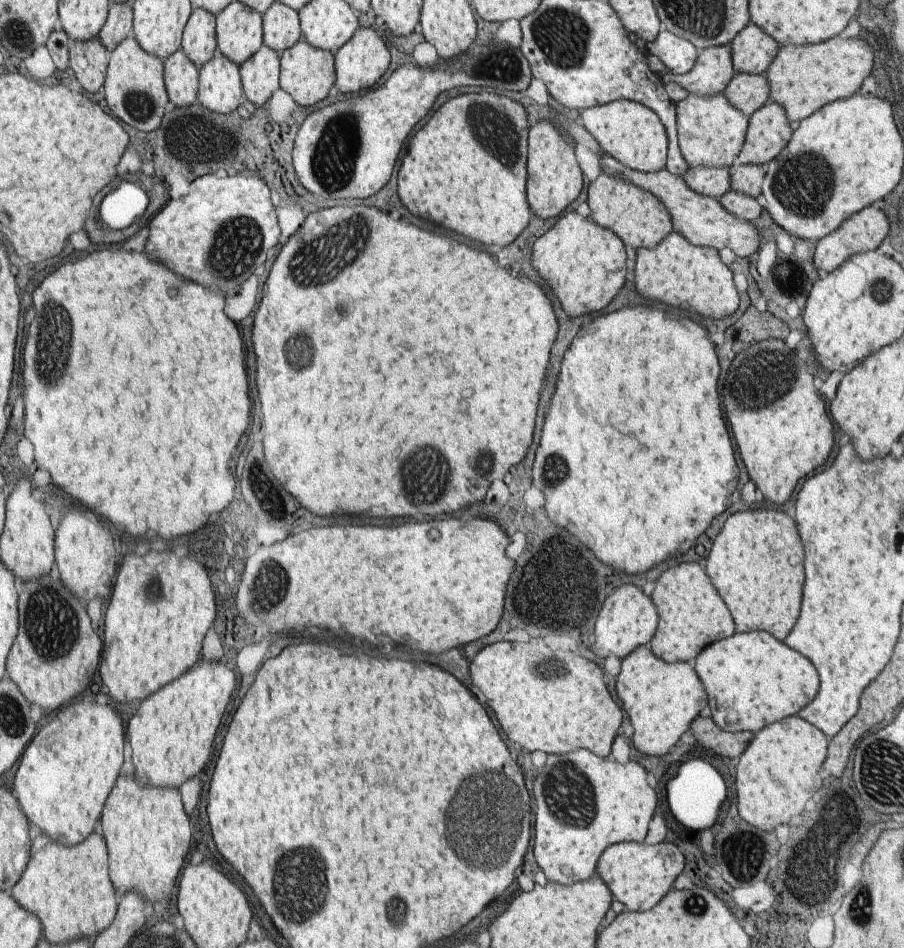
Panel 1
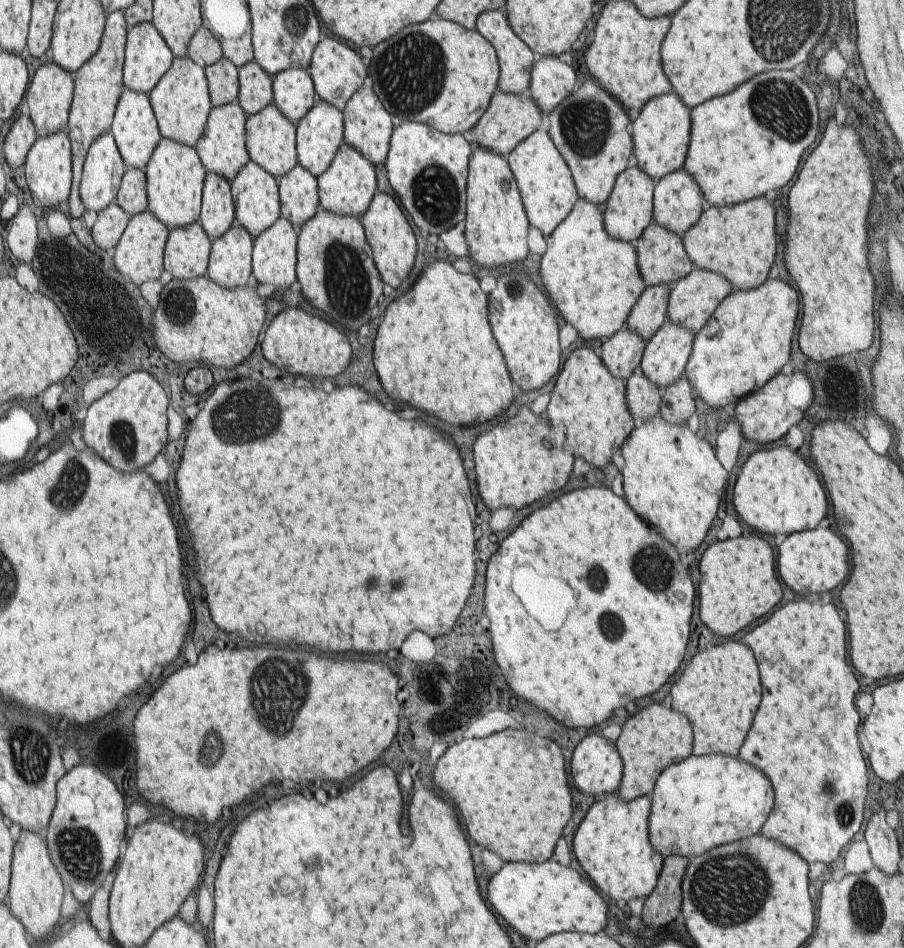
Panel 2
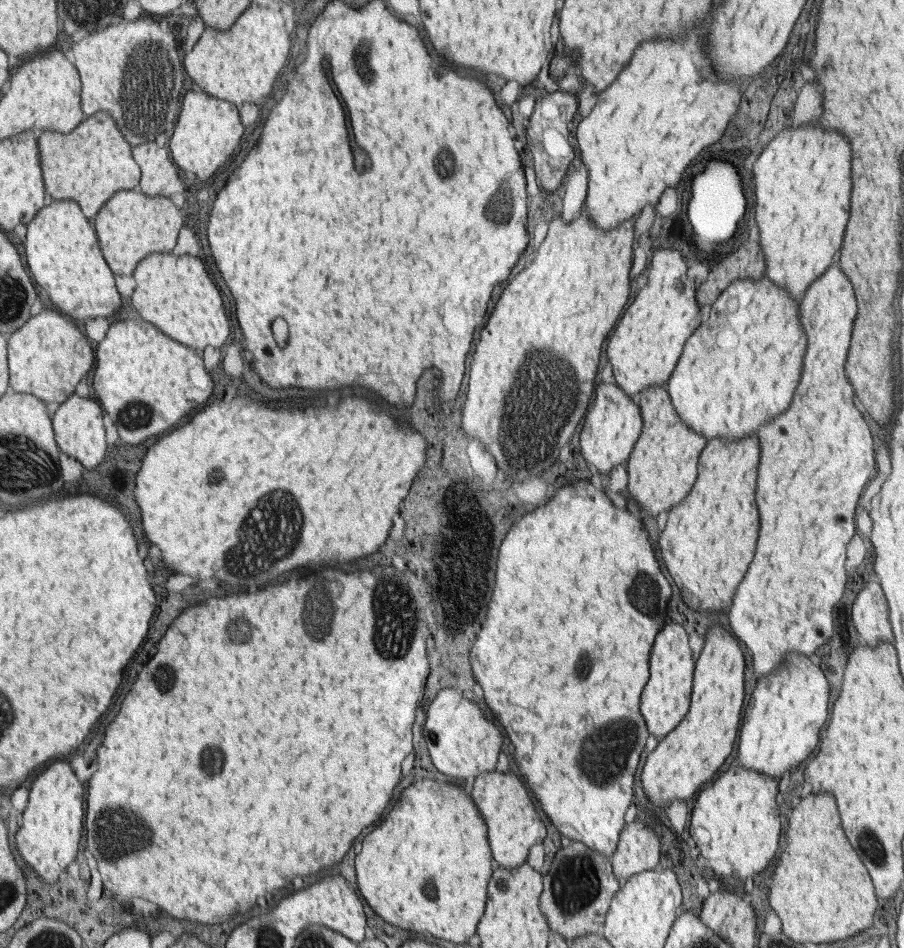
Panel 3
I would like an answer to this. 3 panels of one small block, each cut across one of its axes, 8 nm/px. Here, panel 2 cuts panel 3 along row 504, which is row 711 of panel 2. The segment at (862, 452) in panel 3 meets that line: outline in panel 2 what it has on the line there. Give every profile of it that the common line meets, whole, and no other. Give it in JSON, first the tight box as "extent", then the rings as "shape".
{"extent":[738,595,870,866],"shape":[[[819,595],[796,597],[780,606],[766,622],[752,628],[743,641],[755,654],[760,678],[764,678],[764,706],[759,706],[738,757],[763,771],[775,791],[774,810],[760,829],[760,834],[792,849],[809,866],[817,862],[828,866],[862,828],[866,810],[864,800],[870,780],[858,743],[860,715],[855,699],[860,686],[846,658],[846,624],[832,602],[824,604]]]}

